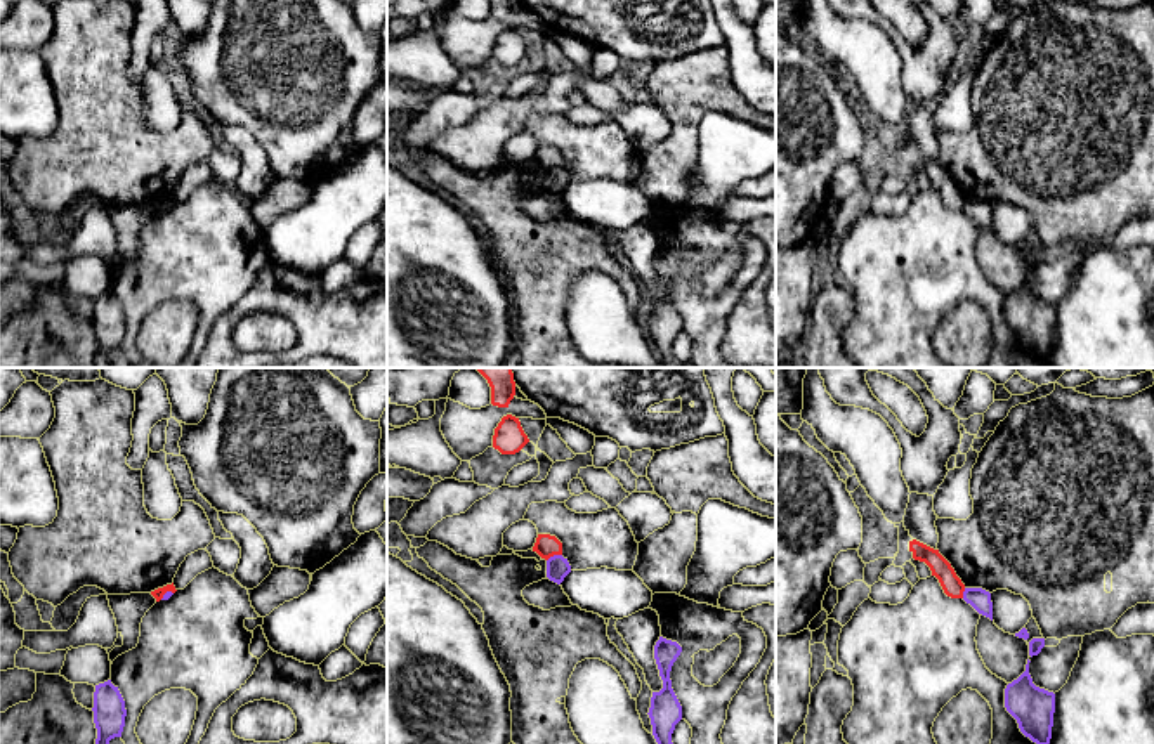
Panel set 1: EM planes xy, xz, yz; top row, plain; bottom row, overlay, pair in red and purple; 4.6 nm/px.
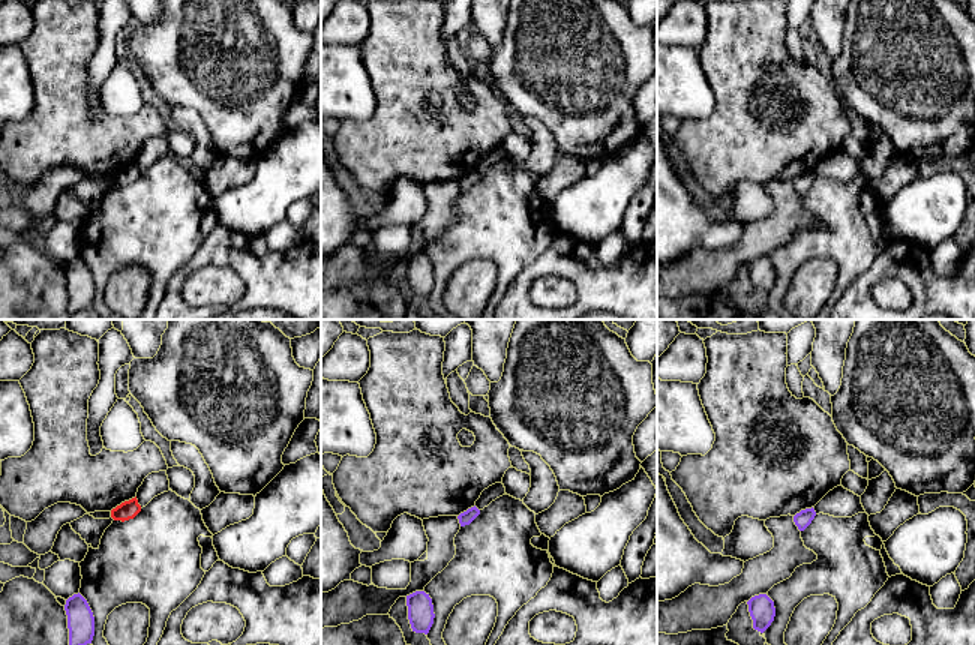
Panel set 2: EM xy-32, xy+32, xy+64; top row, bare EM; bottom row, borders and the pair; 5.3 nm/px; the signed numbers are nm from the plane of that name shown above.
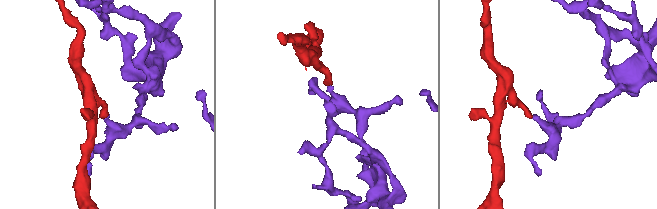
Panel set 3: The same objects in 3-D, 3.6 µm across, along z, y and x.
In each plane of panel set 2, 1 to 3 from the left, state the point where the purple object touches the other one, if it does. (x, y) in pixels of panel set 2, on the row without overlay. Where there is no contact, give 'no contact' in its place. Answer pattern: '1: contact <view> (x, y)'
1: no contact
2: no contact
3: no contact

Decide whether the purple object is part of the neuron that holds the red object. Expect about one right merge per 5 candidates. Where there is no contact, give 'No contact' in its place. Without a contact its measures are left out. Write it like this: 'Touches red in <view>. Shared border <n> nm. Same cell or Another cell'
Touches red in xz. Shared border 80 nm. Another cell

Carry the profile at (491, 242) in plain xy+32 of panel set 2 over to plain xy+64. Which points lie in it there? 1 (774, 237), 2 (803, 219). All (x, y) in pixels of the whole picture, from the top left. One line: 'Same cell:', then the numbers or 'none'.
Same cell: none

